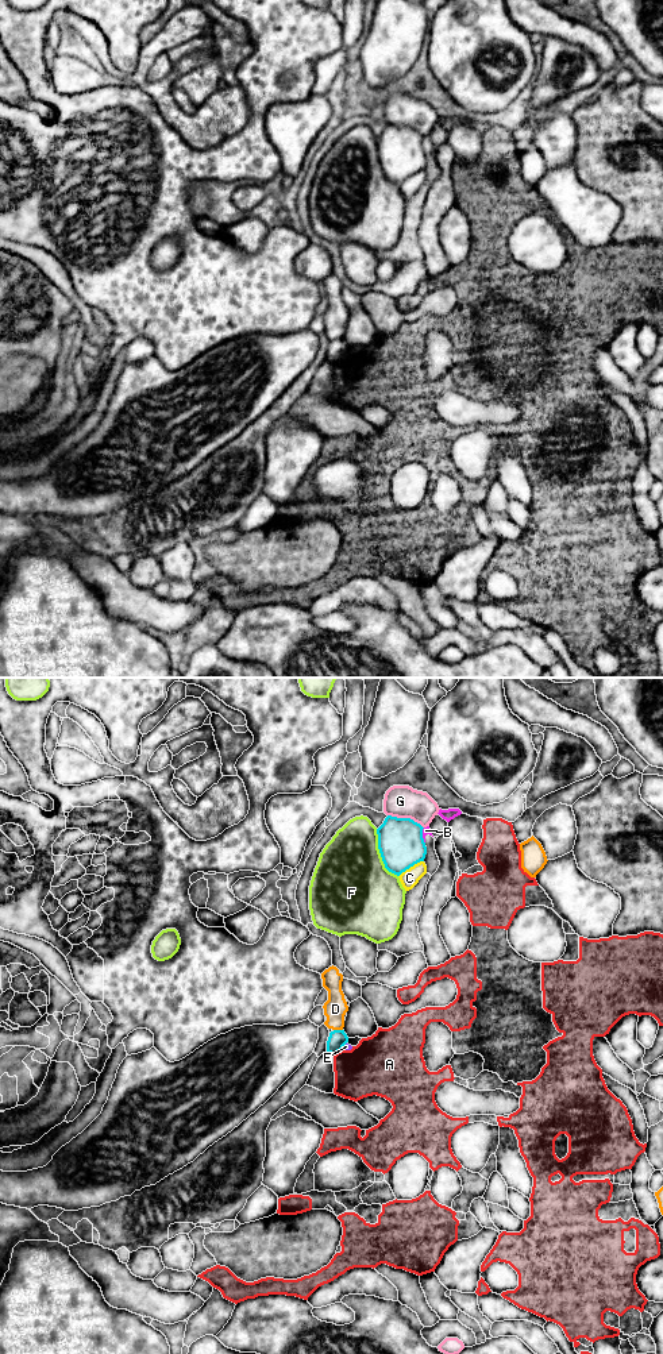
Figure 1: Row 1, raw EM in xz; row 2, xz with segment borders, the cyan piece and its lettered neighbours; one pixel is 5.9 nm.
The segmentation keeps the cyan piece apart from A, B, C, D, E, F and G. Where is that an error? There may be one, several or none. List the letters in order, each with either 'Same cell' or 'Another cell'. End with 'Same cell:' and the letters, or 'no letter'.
A: Another cell
B: Another cell
C: Another cell
D: Another cell
E: Another cell
F: Another cell
G: Another cell
Same cell: no letter

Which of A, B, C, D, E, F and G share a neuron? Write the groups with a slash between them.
A E / B / C / D / F / G

